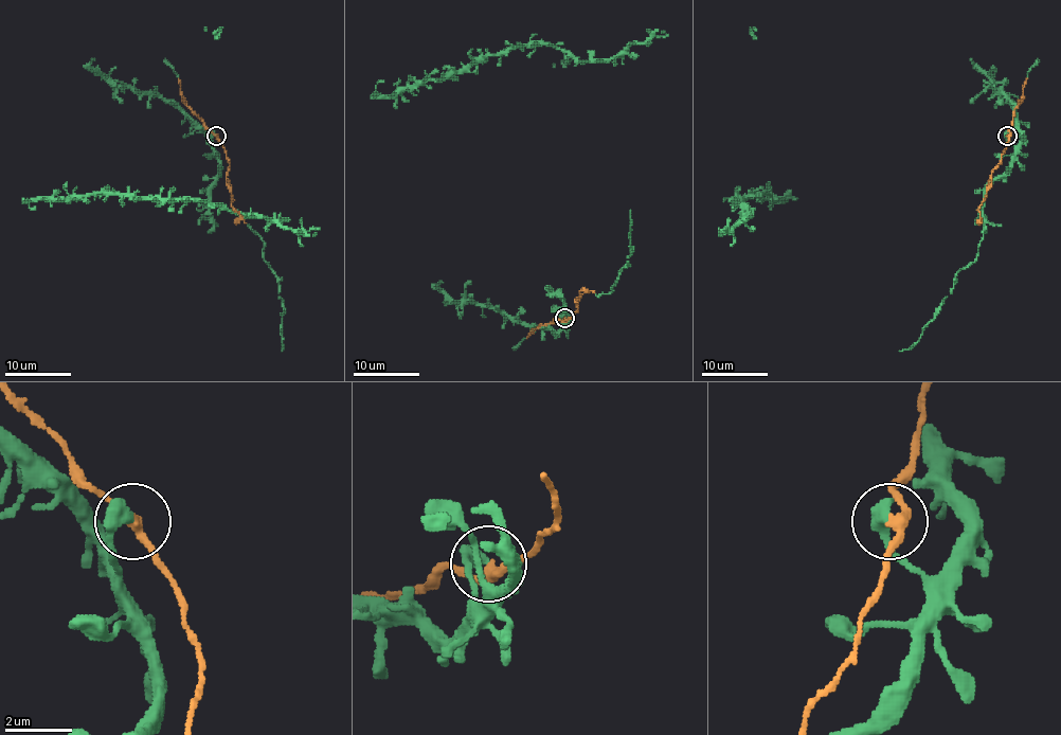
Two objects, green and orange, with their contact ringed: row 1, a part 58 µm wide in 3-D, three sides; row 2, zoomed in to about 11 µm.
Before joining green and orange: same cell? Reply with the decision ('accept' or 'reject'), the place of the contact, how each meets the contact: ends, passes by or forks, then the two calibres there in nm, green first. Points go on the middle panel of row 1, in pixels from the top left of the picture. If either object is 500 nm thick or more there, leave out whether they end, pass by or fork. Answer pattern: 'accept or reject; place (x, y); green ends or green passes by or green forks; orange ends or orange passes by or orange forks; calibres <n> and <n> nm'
accept; place (564, 318); calibres 500 and 260 nm

